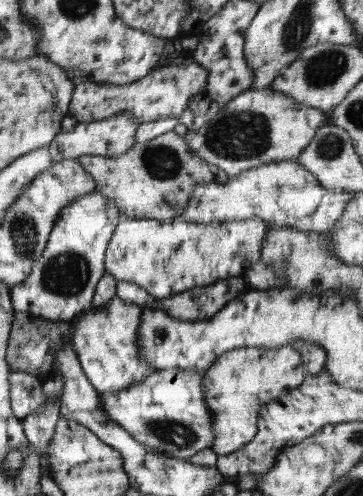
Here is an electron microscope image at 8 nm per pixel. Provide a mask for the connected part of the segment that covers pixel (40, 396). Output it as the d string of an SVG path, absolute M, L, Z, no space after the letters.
M12 371L8 377L10 384L11 409L19 419L31 412L41 410L46 404L43 381L37 375L23 371Z

